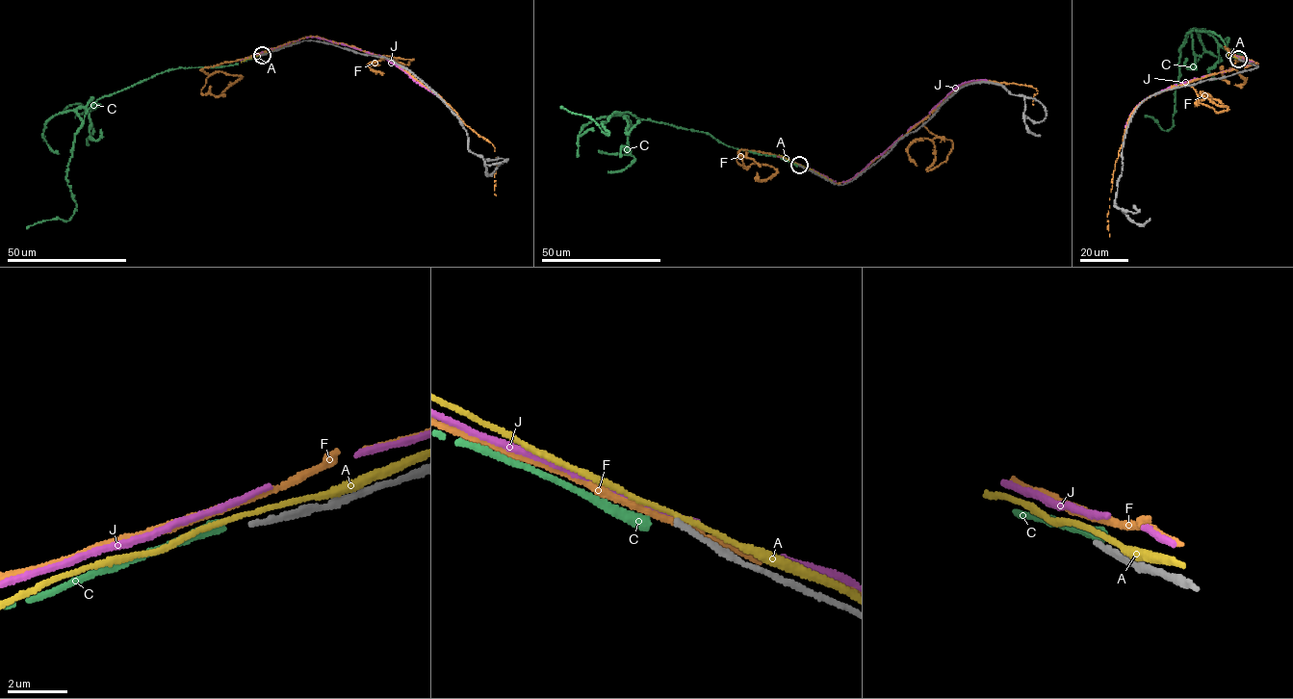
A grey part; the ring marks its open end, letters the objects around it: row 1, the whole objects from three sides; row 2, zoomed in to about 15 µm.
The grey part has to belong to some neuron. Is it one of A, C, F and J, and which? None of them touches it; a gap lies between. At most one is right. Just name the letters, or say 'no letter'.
no letter

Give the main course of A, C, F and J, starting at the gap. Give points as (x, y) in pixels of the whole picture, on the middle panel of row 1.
A: (799, 165), (832, 181)
C: (797, 165), (627, 112), (612, 113), (602, 122), (608, 135), (586, 116), (559, 106)
F: (798, 165), (837, 183), (847, 182), (953, 92), (974, 81), (1034, 88), (1038, 93), (1034, 94), (1033, 105)
J: (798, 165), (836, 181), (851, 179), (963, 83), (987, 80)

